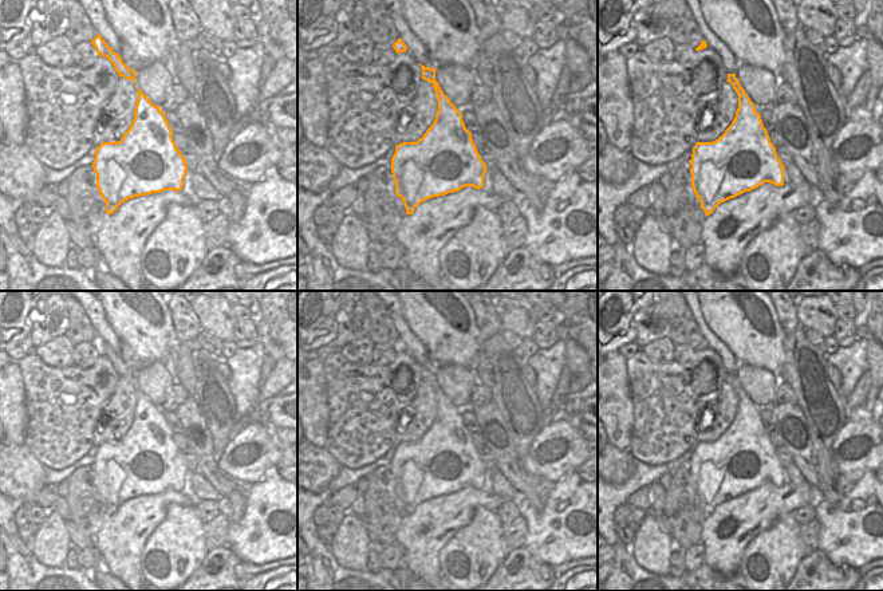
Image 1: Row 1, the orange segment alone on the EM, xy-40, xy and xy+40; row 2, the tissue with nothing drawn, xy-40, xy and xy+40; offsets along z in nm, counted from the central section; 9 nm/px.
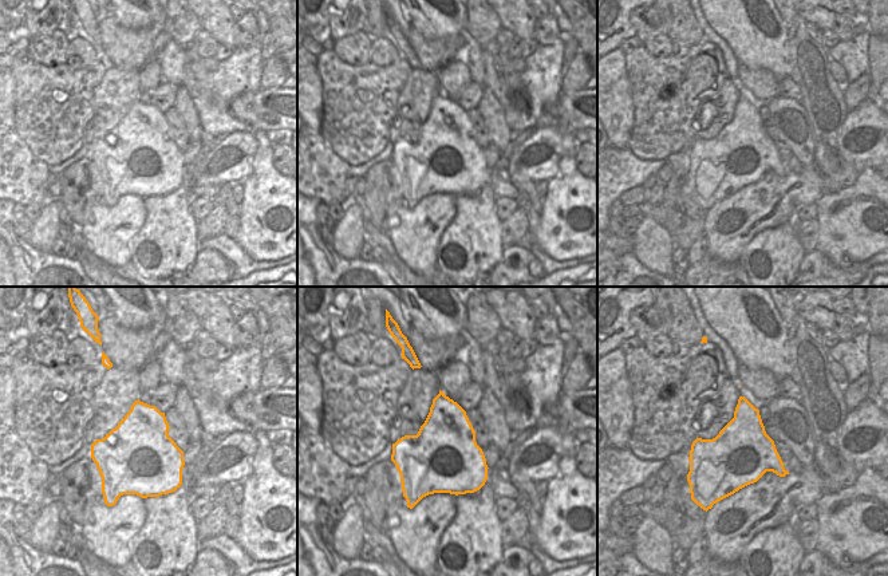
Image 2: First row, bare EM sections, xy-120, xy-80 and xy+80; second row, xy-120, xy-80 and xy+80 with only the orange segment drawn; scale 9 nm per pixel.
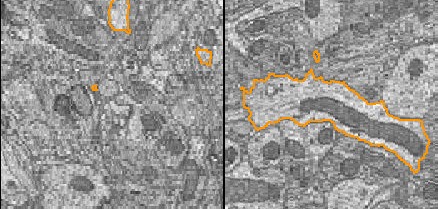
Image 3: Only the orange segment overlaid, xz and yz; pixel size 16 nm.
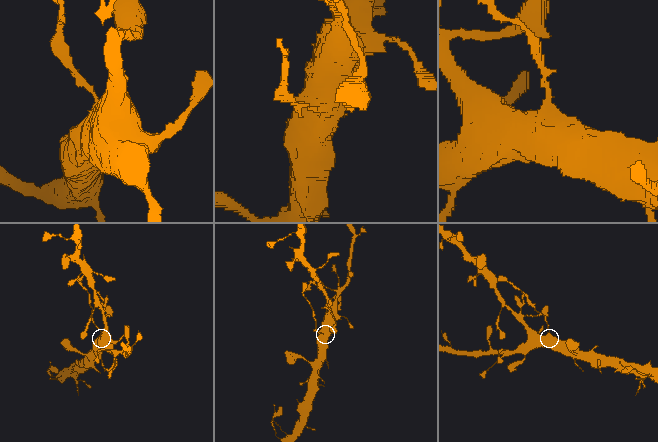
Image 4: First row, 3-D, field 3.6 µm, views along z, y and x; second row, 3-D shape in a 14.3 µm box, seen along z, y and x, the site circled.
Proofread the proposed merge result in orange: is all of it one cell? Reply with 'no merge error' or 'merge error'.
merge error

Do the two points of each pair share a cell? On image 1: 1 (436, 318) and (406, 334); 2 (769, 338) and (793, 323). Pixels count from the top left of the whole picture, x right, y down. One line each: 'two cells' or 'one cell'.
1: two cells
2: two cells

